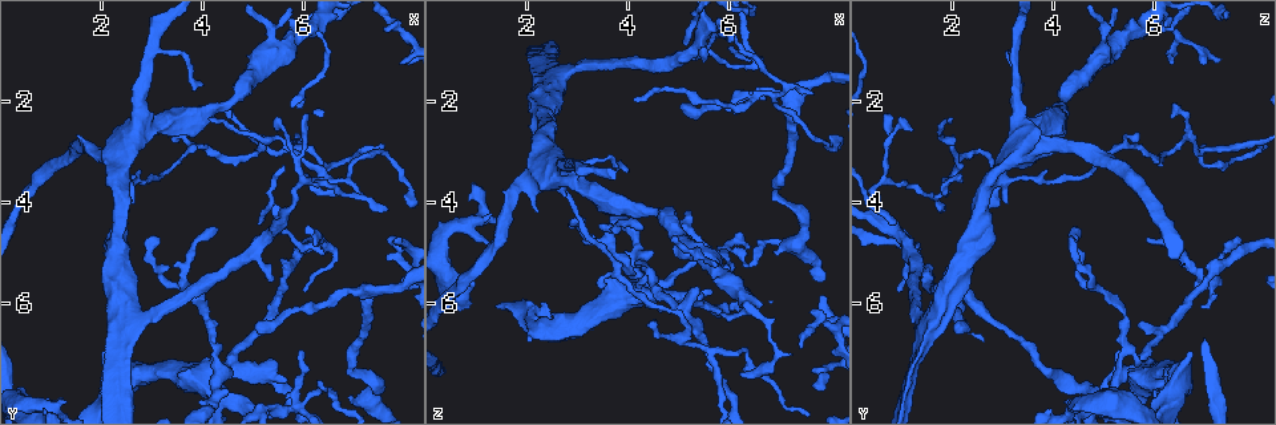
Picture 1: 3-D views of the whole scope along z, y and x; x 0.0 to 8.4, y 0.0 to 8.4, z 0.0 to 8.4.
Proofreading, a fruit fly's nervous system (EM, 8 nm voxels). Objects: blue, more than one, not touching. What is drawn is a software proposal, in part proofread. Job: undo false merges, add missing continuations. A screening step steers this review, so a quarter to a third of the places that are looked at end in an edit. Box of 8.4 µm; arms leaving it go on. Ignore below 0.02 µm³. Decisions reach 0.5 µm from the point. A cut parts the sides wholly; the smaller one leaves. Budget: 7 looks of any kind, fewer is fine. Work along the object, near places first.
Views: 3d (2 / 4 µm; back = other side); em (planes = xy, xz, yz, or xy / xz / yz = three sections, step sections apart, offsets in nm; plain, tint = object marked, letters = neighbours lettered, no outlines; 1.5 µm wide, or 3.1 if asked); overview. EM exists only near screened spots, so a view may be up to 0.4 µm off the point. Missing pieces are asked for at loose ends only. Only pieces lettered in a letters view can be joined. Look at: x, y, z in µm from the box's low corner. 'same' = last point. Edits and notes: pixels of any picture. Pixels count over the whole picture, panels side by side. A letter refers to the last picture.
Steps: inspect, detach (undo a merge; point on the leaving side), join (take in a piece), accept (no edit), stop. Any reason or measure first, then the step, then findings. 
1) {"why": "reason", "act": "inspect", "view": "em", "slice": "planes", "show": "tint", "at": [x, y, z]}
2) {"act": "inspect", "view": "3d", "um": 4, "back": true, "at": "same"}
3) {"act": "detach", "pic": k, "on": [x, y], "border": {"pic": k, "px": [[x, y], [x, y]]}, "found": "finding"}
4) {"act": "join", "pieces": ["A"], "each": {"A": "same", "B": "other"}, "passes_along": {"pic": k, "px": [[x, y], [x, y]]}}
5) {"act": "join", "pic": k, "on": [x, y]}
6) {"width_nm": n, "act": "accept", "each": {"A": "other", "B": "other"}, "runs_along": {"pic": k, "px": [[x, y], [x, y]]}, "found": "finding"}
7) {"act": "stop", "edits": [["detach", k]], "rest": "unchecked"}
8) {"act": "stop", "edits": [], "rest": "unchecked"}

{"why": "branch stops here", "act": "inspect", "view": "3d", "um": 2, "at": [7.65, 4.15, 1.85]}

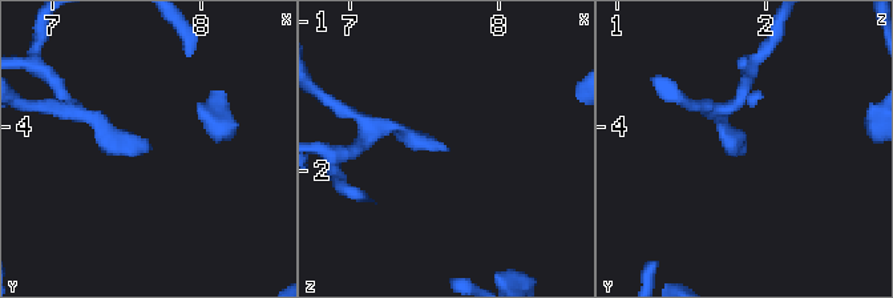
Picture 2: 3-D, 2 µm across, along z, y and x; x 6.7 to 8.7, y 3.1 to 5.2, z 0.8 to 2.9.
{"why": "now the EM", "act": "inspect", "view": "em", "slice": "planes", "show": "letters", "at": [7.64, 4.14, 1.84]}

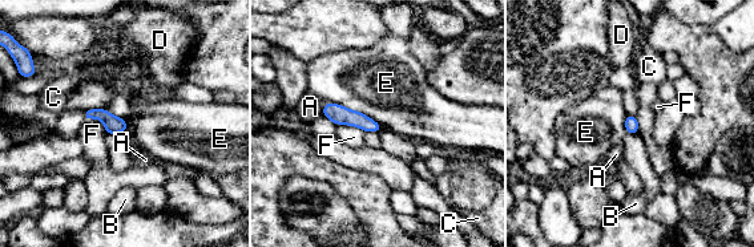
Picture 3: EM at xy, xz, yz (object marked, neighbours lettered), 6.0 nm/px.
{"width_nm": 80, "act": "accept", "each": {"A": "other", "B": "other", "C": "other", "D": "other", "E": "other", "F": "other"}, "border": {"pic": 3, "px": [[326, 101], [359, 110], [383, 129]]}, "found": "none of them fits"}

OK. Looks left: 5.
{"why": "abrupt turn", "act": "inspect", "view": "em", "slice": "planes", "show": "letters", "at": [3.60, 5.60, 4.75]}

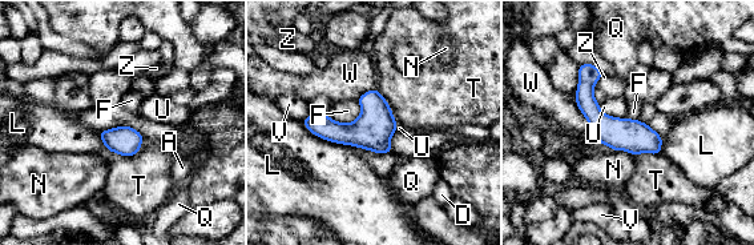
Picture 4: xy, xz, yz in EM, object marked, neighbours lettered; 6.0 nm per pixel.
{"width_nm": 180, "act": "accept", "each": {"A": "other", "D": "other", "F": "other", "L": "other", "N": "other", "Q": "other", "T": "other", "U": "other", "V": "other", "W": "other", "Z": "other"}, "runs_along": {"pic": 4, "px": [[581, 68], [588, 107], [657, 151]]}, "found": "all the same cell"}

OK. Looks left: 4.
{"why": "four or more arms meet", "act": "inspect", "view": "em", "slice": "planes", "show": "letters", "at": [4.30, 7.35, 5.85]}

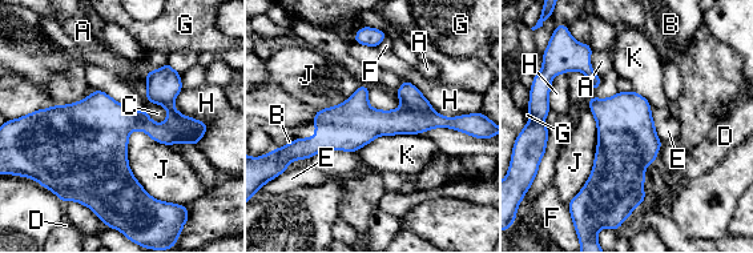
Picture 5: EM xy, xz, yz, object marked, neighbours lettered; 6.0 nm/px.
{"act": "detach", "pic": 5, "on": [410, 96], "each": {"A": "other", "B": "other", "C": "other", "D": "other", "E": "other", "F": "other", "G": "other", "H": "other", "J": "other", "K": "other"}, "found": "two cells meet here"}

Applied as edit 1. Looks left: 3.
{"act": "stop", "edits": [["detach", 5]], "rest": "unchecked"}

